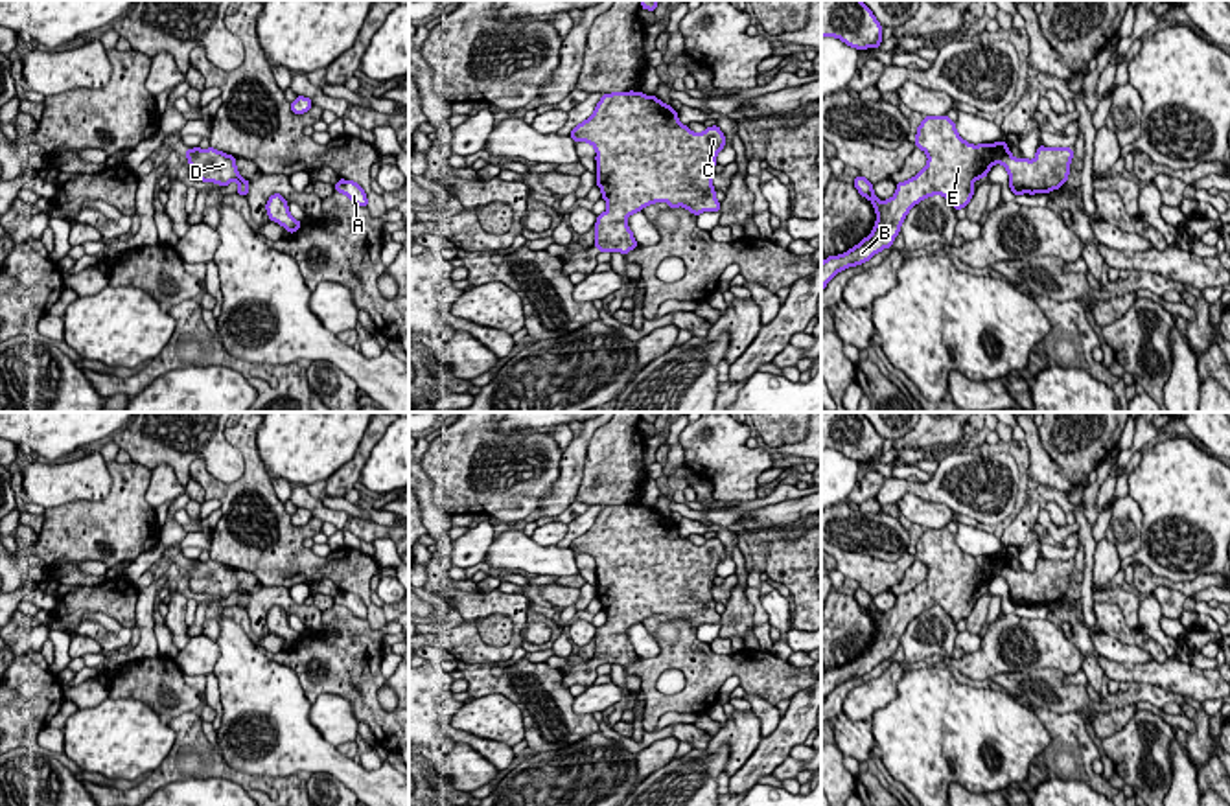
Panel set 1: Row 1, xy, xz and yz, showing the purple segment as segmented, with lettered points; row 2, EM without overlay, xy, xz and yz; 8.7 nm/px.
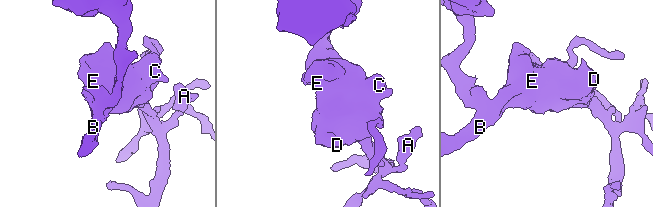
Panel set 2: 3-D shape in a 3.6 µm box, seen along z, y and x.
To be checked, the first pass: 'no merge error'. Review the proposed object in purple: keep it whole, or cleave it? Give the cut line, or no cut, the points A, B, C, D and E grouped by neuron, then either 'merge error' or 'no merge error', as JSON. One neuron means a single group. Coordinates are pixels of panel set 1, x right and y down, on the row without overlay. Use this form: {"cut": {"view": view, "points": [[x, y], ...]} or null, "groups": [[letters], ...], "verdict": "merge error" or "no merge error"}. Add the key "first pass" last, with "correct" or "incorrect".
{"cut": null, "groups": [["A", "B", "C", "D", "E"]], "verdict": "no merge error", "first pass": "correct"}

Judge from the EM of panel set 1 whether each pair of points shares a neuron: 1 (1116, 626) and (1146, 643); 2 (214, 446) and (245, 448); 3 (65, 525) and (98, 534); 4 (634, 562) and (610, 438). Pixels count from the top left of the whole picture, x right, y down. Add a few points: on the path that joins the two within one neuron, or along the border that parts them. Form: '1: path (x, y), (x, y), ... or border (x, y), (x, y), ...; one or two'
1: path (1124, 633), (1138, 637); one
2: border (223, 431), (243, 464), (243, 473), (234, 483); two
3: path (72, 530), (91, 530); one
4: border (632, 501), (606, 506); two

